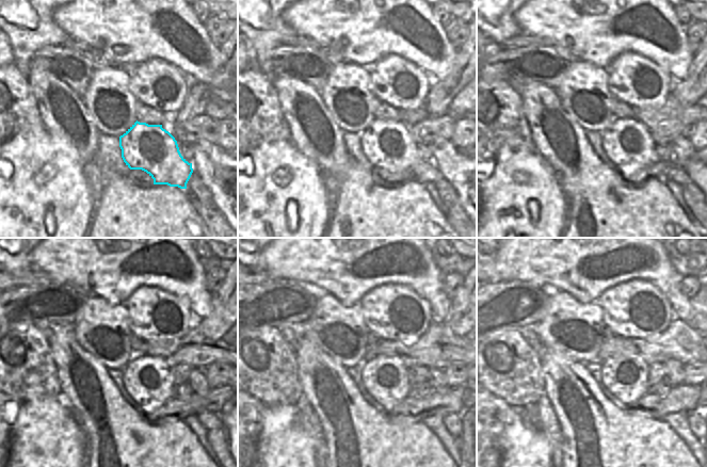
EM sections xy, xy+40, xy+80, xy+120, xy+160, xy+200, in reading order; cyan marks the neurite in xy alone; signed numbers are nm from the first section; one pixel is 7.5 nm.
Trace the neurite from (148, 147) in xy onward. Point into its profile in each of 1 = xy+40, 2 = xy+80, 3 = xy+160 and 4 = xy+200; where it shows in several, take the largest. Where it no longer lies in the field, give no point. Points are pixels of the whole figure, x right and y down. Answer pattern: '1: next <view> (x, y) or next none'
1: next xy+40 (388, 145)
2: next xy+80 (627, 142)
3: next xy+160 (386, 379)
4: next xy+200 (626, 376)

